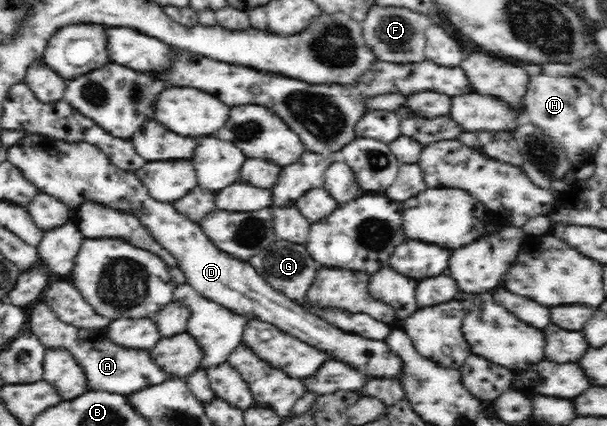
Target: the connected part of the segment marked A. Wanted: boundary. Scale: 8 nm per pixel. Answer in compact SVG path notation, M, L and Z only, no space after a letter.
M42 299L31 309L28 325L31 332L35 333L45 348L65 348L73 353L75 360L83 368L90 389L103 389L109 393L125 395L140 392L141 389L159 385L169 381L172 377L168 371L156 364L152 351L133 349L115 344L107 329L87 329L65 323L49 308L49 304Z

